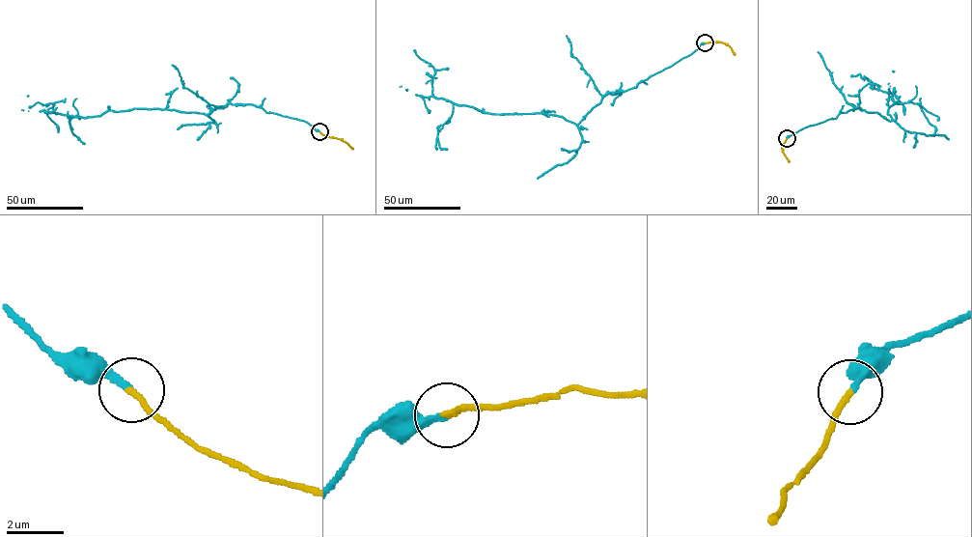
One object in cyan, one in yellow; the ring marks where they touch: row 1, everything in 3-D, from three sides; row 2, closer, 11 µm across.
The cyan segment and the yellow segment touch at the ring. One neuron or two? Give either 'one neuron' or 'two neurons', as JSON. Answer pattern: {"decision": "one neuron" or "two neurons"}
{"decision": "one neuron"}

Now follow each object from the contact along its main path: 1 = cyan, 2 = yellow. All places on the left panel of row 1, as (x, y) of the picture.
1: (319, 131), (249, 104), (228, 103), (208, 116), (133, 108), (82, 118), (55, 114), (51, 103), (29, 106)
2: (319, 131), (341, 139), (353, 149)

